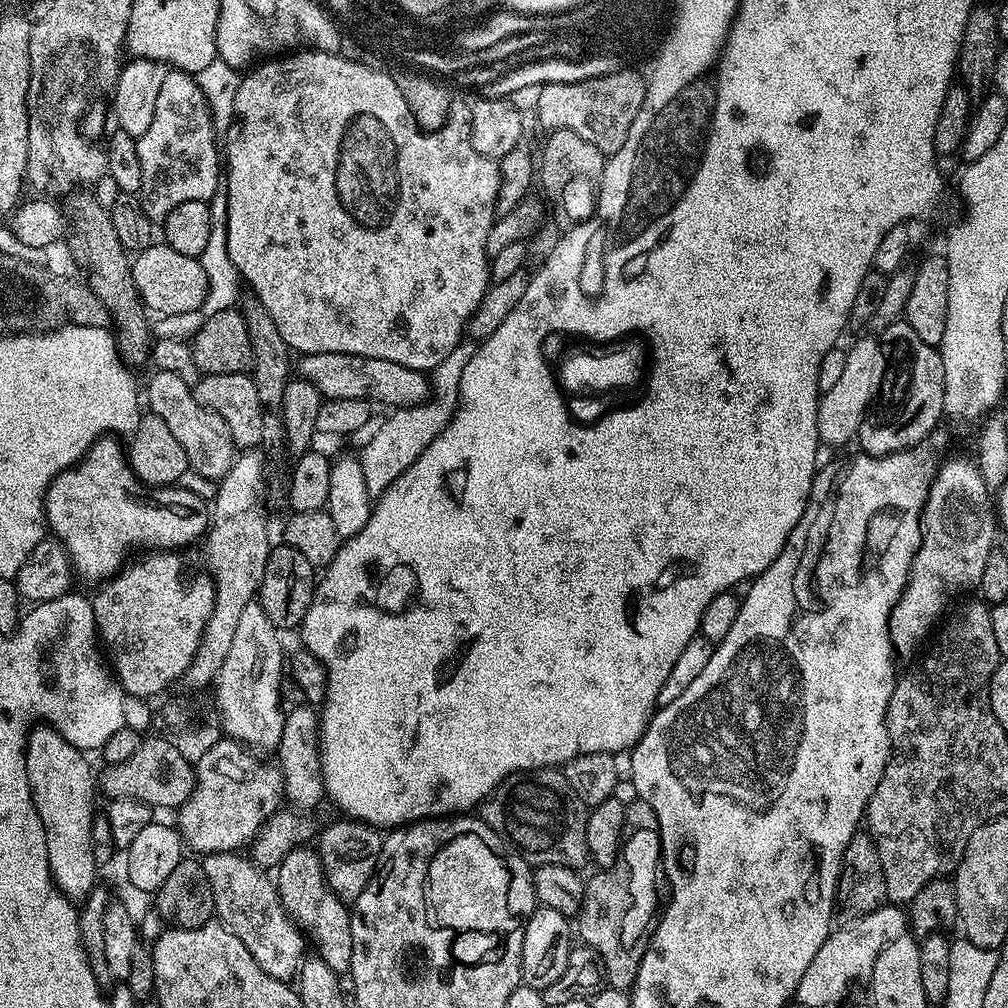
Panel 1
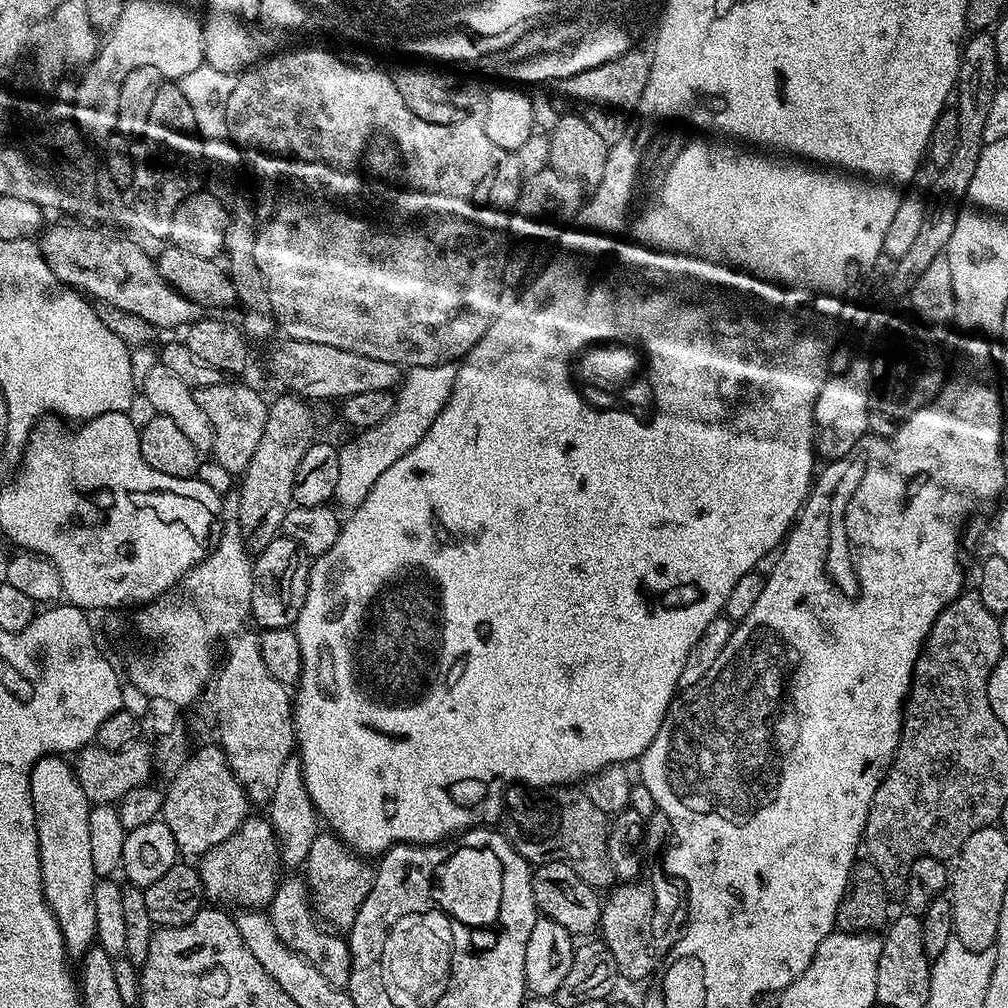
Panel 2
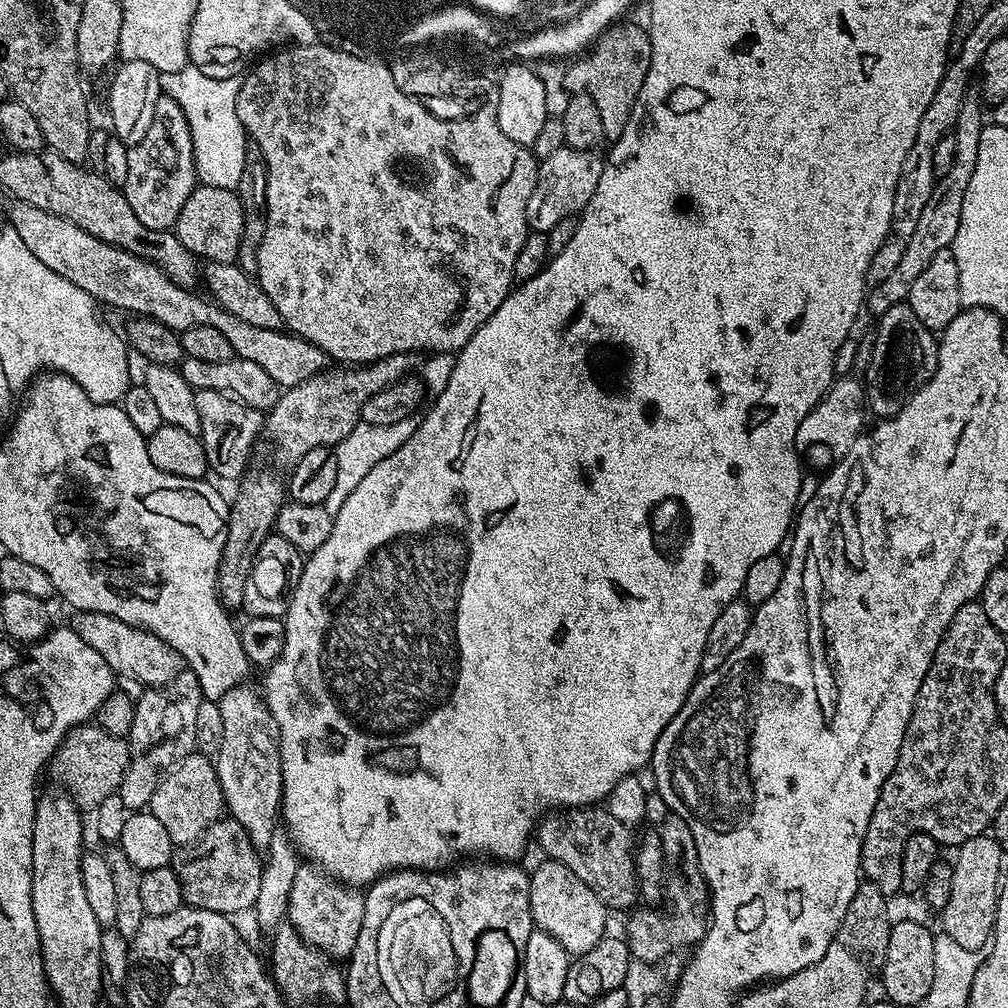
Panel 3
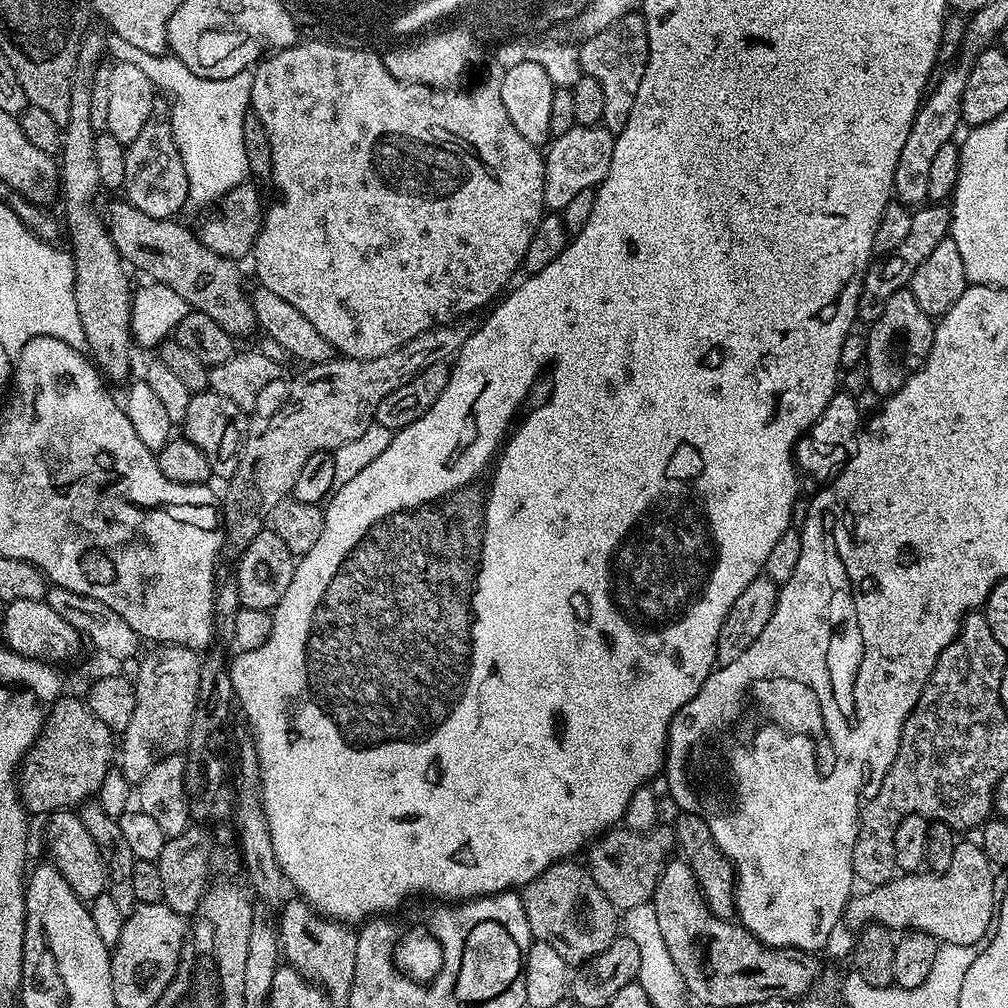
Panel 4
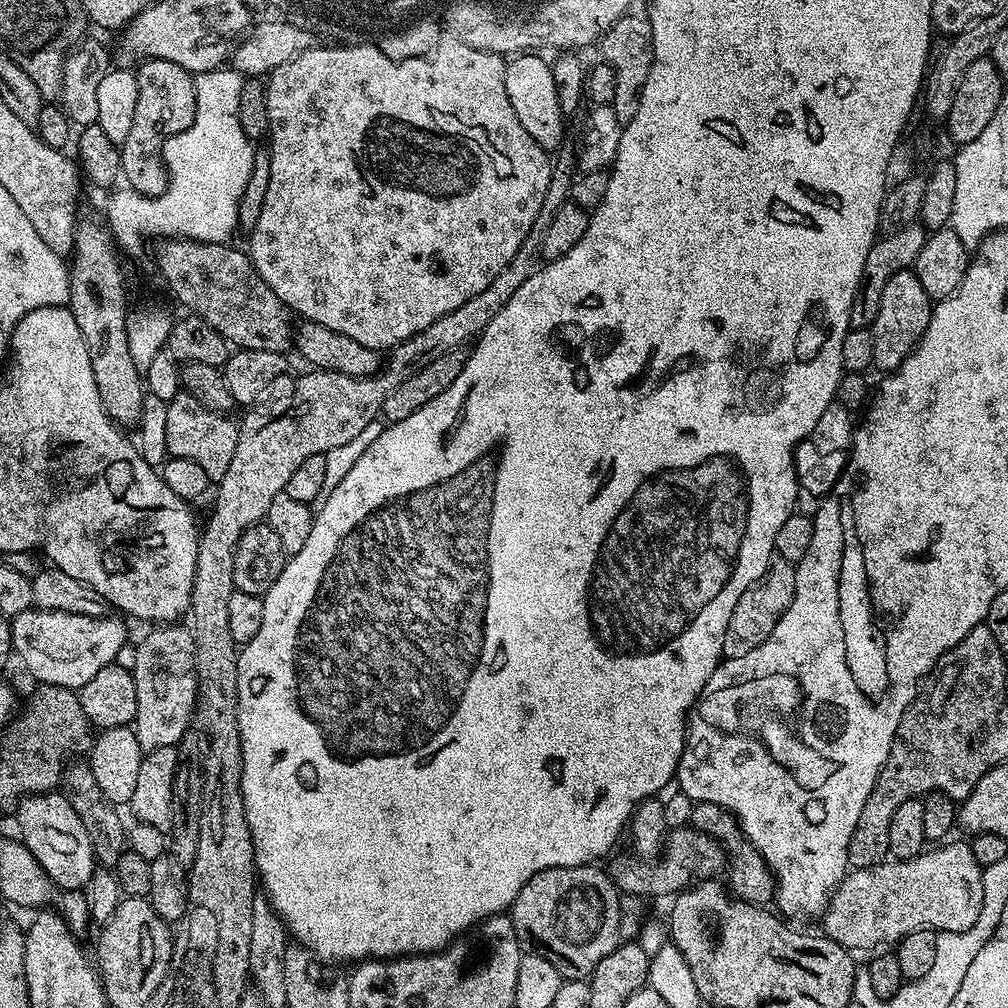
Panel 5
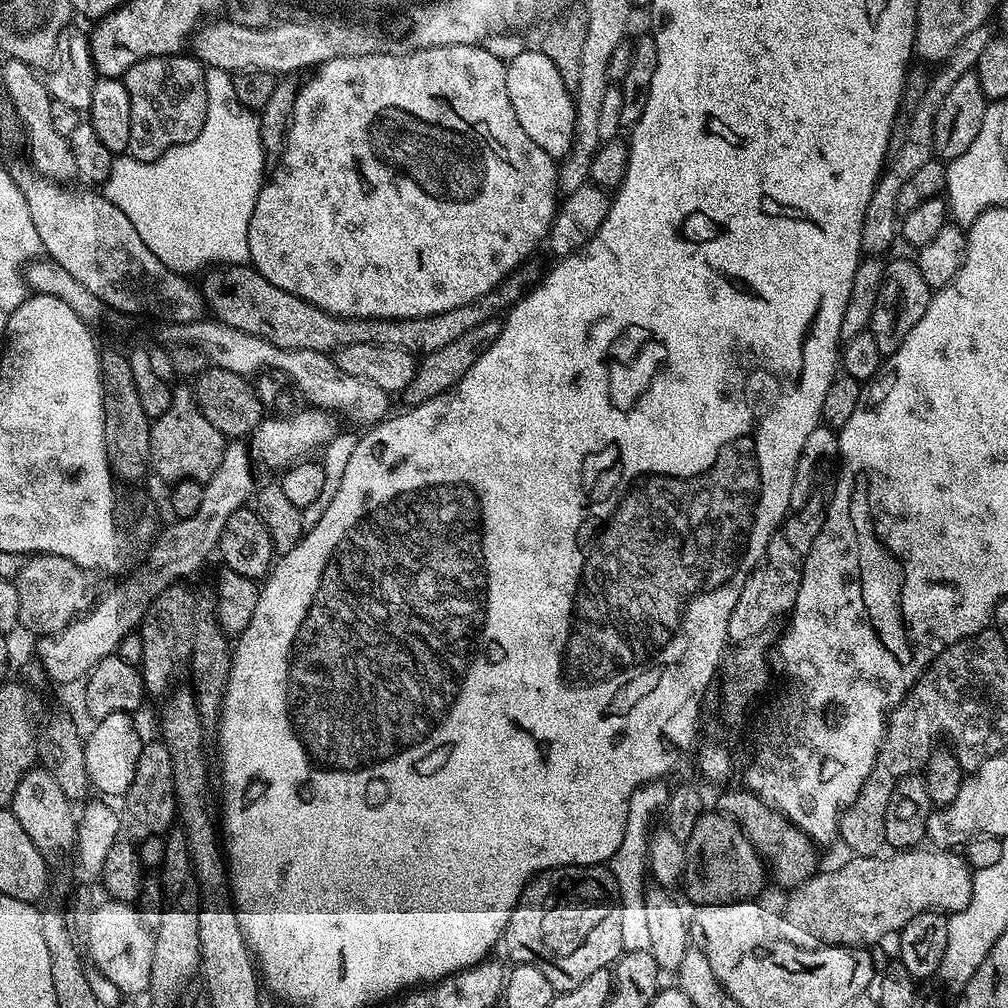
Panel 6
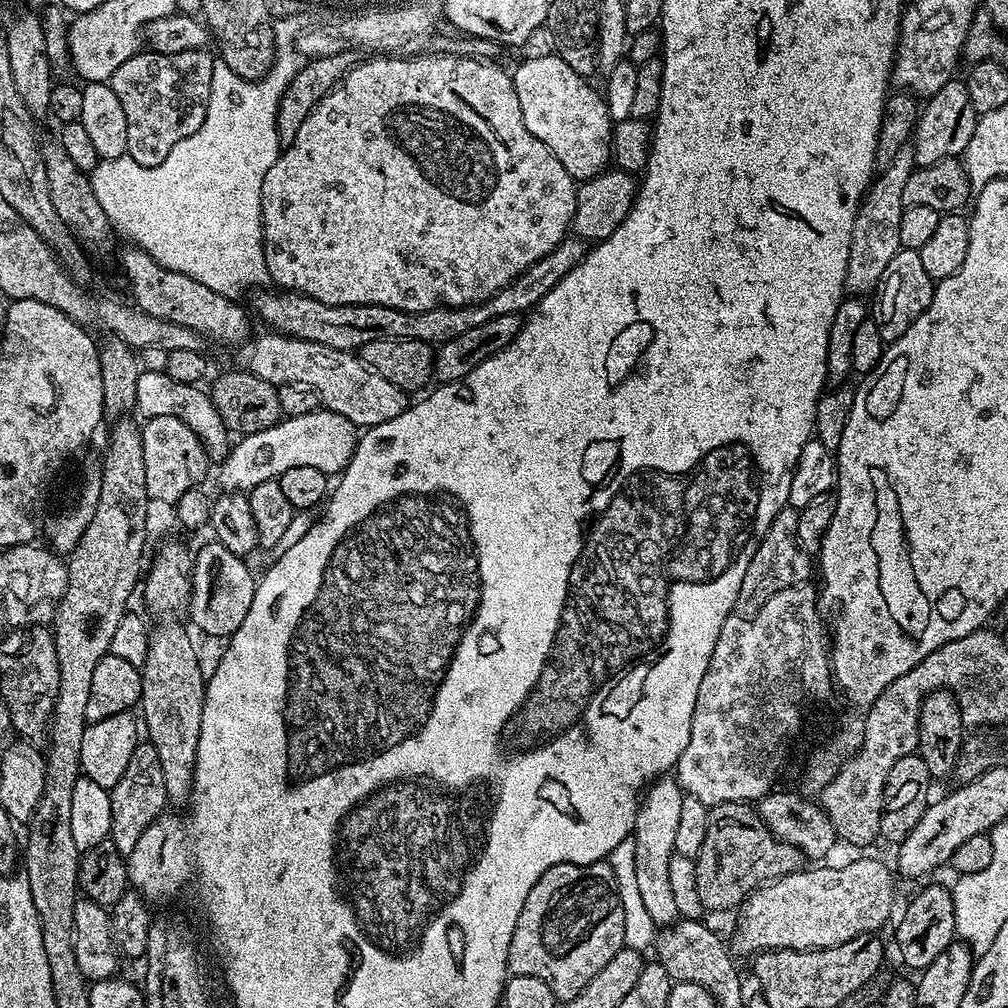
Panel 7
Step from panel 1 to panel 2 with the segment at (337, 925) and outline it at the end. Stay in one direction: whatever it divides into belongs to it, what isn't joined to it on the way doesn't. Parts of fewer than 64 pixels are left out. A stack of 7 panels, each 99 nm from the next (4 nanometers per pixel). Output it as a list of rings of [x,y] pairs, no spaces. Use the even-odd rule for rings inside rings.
[[[288,874],[288,877],[285,875],[277,883],[274,898],[266,909],[274,926],[274,934],[278,934],[278,938],[282,938],[282,942],[290,946],[290,950],[306,958],[306,962],[310,962],[310,966],[314,966],[314,970],[318,970],[322,978],[333,982],[347,982],[352,973],[352,955],[347,939],[321,923],[312,910],[307,883],[299,875],[292,875],[296,874]]]

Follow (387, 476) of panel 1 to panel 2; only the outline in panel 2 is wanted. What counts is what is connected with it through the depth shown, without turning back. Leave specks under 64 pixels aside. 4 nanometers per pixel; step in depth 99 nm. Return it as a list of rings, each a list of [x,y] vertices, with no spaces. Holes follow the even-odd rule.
[[[439,364],[438,366],[418,366],[407,369],[403,373],[394,396],[394,407],[378,426],[370,426],[357,431],[353,440],[339,445],[338,454],[338,486],[334,497],[335,503],[345,510],[356,508],[370,492],[374,482],[402,458],[402,454],[410,454],[422,438],[426,438],[426,430],[434,426],[434,418],[442,414],[450,394],[454,390],[456,364]]]

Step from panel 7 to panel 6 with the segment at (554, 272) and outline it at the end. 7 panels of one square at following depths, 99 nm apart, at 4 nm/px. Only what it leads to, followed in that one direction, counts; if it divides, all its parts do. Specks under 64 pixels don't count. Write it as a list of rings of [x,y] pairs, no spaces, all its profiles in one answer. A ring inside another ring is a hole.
[[[532,263],[522,264],[497,288],[490,290],[474,302],[454,306],[454,310],[446,310],[442,314],[401,320],[335,316],[306,302],[301,296],[295,296],[274,286],[274,282],[262,278],[262,274],[248,264],[209,267],[203,273],[205,276],[202,291],[207,311],[220,323],[234,330],[242,330],[246,334],[254,334],[258,338],[266,338],[266,342],[274,342],[274,346],[279,348],[331,353],[346,345],[353,345],[354,342],[370,342],[371,344],[393,344],[407,352],[423,354],[442,350],[442,346],[454,342],[454,338],[458,338],[461,334],[466,334],[466,330],[474,330],[474,326],[493,319],[497,314],[517,304],[524,297],[524,293],[529,288],[536,287],[542,279],[542,268]]]

